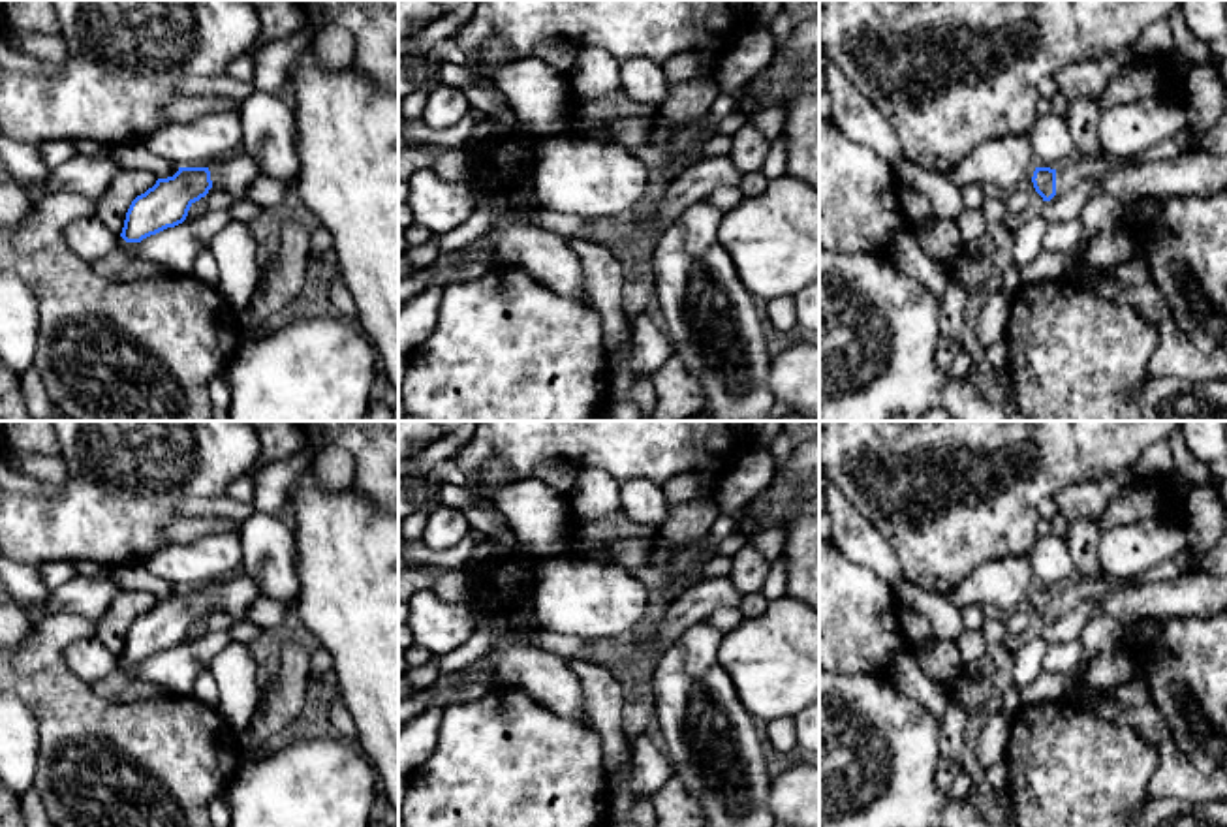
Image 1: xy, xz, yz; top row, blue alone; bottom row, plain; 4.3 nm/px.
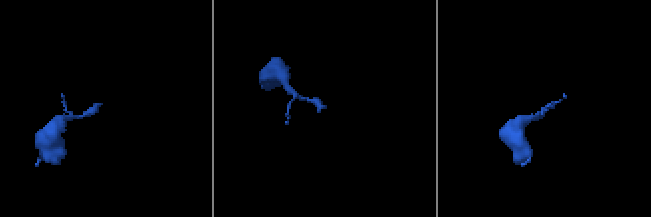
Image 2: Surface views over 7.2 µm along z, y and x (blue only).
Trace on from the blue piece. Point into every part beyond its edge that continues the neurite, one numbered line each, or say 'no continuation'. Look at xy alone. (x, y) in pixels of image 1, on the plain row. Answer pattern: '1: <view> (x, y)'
1: xy (235, 594)

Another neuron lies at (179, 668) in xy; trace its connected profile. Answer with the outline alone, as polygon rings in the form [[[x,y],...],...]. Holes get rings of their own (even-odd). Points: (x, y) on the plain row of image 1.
[[[229,630],[207,632],[203,637],[184,641],[141,663],[126,663],[118,658],[115,671],[133,680],[147,680],[165,686],[171,695],[192,695],[199,677],[209,675],[212,660],[231,643]]]

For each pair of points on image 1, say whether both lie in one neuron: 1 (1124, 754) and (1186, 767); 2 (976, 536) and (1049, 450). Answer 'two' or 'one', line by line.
1: two
2: one

